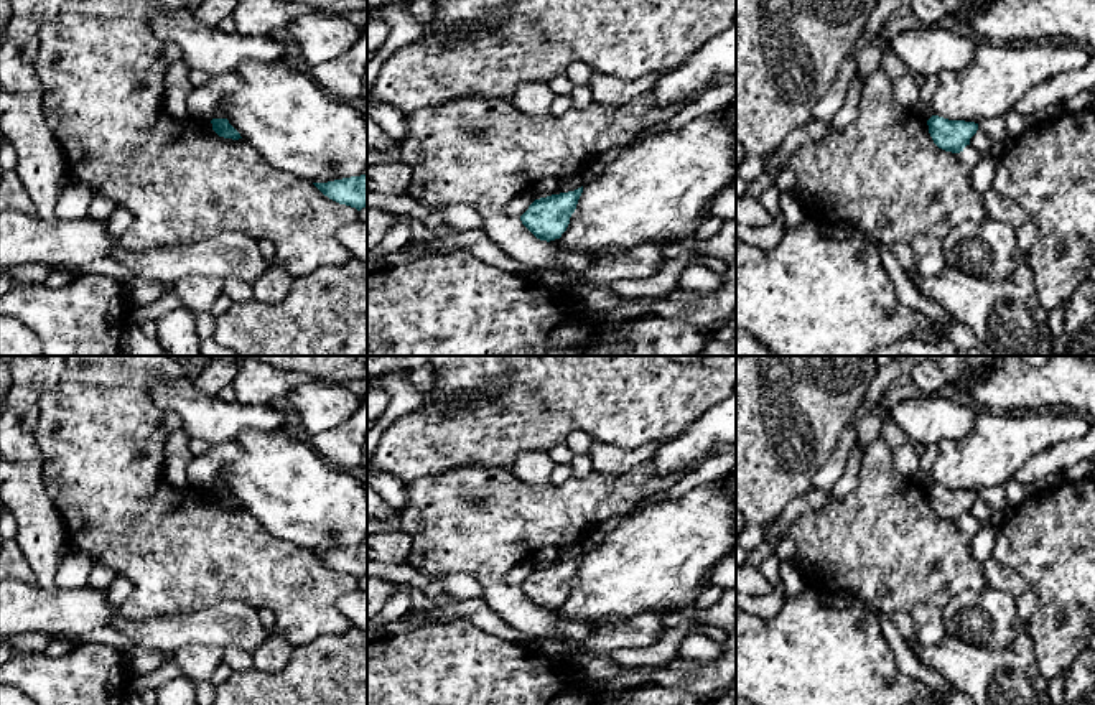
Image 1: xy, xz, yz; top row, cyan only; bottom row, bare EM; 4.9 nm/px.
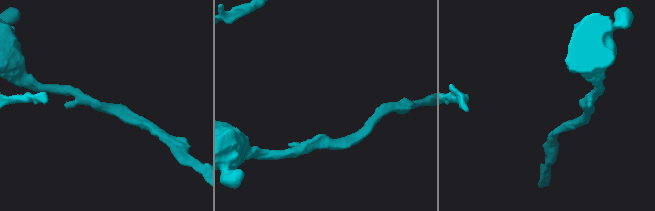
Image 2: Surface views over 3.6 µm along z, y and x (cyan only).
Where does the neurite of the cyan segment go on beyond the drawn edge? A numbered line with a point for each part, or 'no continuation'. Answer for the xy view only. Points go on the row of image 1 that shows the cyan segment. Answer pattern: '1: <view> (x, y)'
no continuation

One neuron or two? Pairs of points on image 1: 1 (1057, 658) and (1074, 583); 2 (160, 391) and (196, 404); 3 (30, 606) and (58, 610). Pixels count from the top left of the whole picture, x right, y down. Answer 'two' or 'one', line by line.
1: one
2: one
3: one

